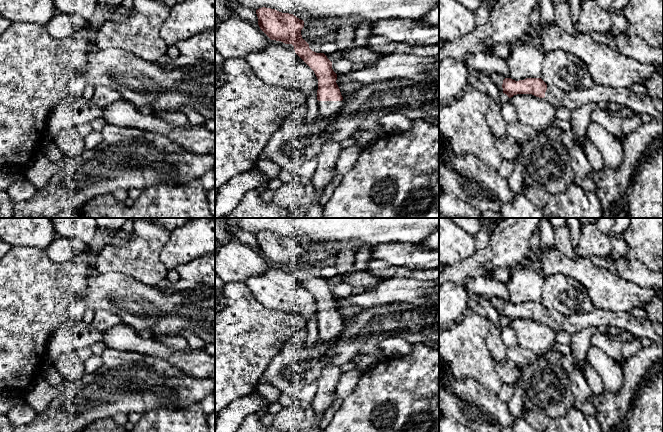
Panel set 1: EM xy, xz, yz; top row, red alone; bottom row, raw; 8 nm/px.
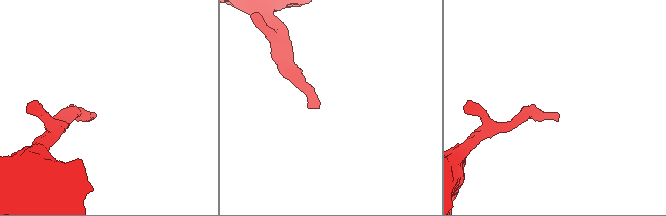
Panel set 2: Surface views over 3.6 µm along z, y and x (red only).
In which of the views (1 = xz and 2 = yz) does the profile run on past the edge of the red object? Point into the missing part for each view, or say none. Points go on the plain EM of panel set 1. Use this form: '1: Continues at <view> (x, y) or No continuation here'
1: Continues at xz (325, 332)
2: Continues at yz (638, 326)

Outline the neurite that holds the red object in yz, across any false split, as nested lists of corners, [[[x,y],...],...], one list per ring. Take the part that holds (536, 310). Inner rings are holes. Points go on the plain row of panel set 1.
[[[505,302],[502,312],[503,317],[509,322],[517,318],[532,318],[544,322],[555,332],[563,330],[575,334],[591,326],[615,326],[627,330],[634,336],[647,337],[653,342],[663,344],[662,324],[651,323],[643,317],[632,316],[628,312],[595,309],[587,314],[565,316],[556,310],[547,309],[541,302],[526,302],[519,305]]]

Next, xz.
[[[262,231],[256,234],[260,253],[271,263],[292,268],[295,277],[314,295],[318,303],[318,339],[330,341],[342,332],[343,321],[336,307],[337,298],[324,277],[316,277],[302,262],[304,245],[293,238]]]

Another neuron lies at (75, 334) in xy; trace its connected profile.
[[[74,319],[62,324],[50,337],[47,344],[47,360],[55,362],[62,355],[84,347],[92,347],[95,343],[102,342],[103,332],[97,331],[91,324],[81,319]]]

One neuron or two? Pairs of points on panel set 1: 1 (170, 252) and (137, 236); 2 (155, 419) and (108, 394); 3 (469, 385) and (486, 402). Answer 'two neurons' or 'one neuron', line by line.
1: two neurons
2: two neurons
3: one neuron

